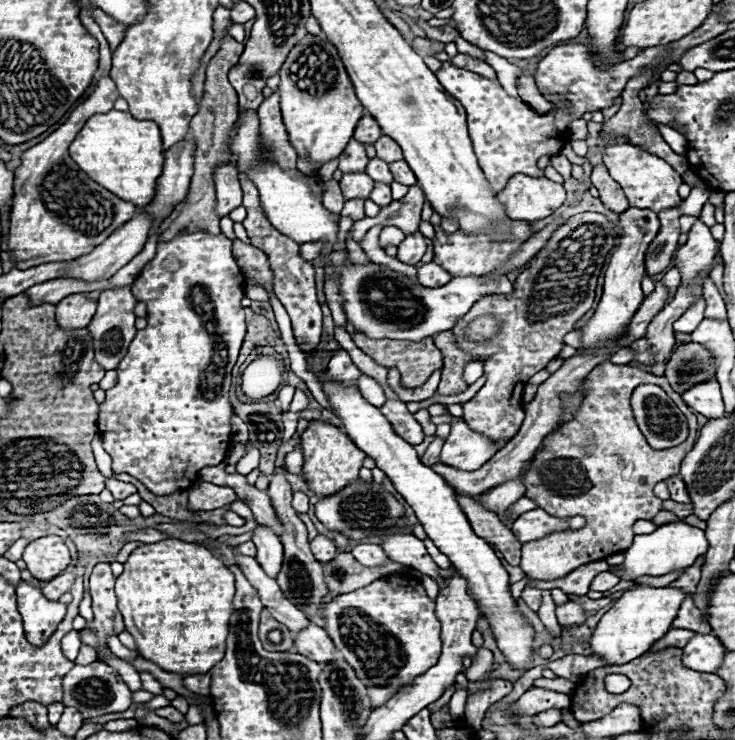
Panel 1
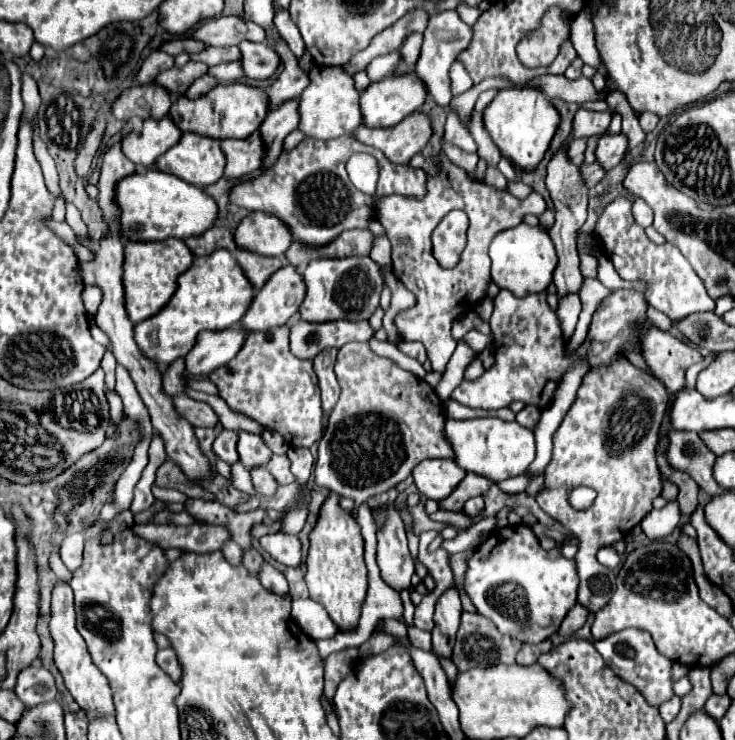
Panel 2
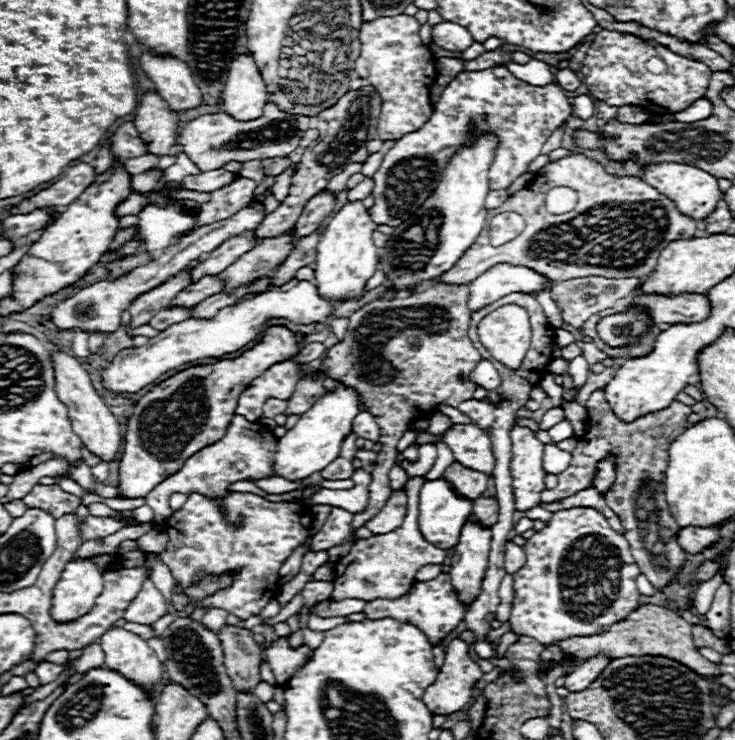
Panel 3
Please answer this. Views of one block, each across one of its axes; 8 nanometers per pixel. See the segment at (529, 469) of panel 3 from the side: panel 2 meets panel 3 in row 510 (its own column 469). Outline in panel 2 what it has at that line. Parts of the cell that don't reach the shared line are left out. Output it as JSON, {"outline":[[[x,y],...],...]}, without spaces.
{"outline":[[[438,510],[438,512],[432,514],[430,518],[432,518],[432,520],[438,520],[438,522],[448,522],[448,524],[456,526],[458,530],[464,530],[464,528],[470,526],[468,516],[464,516],[464,514],[460,514],[460,512],[444,512],[444,510]]]}

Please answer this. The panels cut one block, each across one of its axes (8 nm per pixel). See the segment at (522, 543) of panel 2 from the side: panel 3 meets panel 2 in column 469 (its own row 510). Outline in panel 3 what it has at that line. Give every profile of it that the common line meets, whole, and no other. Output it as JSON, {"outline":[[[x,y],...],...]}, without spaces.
{"outline":[[[572,508],[554,512],[550,522],[546,522],[546,528],[536,532],[522,548],[526,552],[526,564],[512,574],[512,632],[520,636],[532,636],[542,644],[550,644],[568,636],[594,634],[598,628],[626,618],[626,614],[638,606],[640,592],[636,588],[636,576],[640,574],[640,570],[630,554],[630,546],[626,538],[612,530],[606,518],[594,508]]]}

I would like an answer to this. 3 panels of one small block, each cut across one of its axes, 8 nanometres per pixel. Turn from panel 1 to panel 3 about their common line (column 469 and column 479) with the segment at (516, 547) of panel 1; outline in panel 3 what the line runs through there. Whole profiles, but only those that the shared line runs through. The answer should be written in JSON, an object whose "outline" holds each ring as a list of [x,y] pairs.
{"outline":[[[484,496],[476,498],[476,500],[474,500],[474,510],[472,510],[472,514],[474,514],[484,526],[492,526],[494,522],[498,522],[498,500],[496,500],[496,496],[492,496],[492,498],[484,498]]]}

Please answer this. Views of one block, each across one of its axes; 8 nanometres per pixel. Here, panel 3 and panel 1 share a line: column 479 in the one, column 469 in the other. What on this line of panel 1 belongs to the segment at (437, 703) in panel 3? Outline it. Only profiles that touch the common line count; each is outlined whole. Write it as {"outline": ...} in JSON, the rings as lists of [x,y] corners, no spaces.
{"outline":[[[478,648],[478,654],[476,654],[476,660],[472,660],[472,666],[464,672],[464,676],[472,682],[484,682],[490,678],[492,674],[492,652],[486,650],[486,648]]]}

